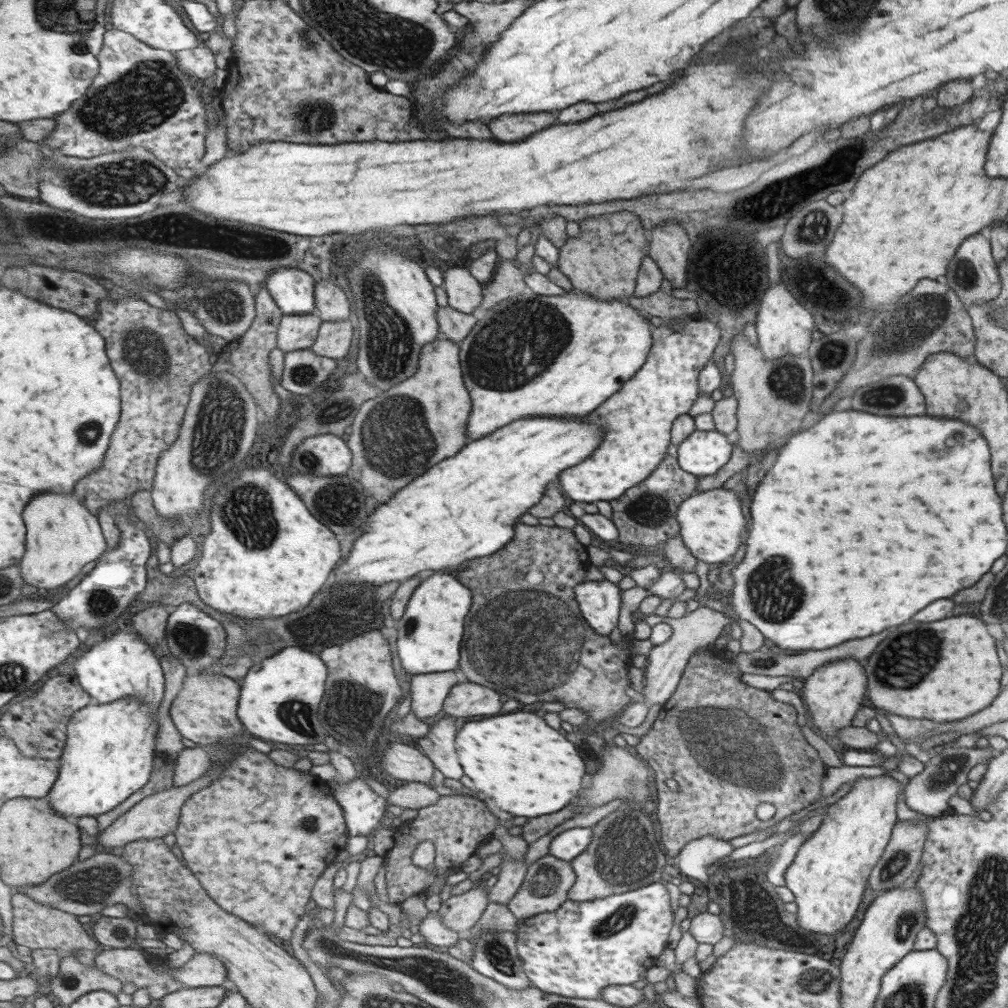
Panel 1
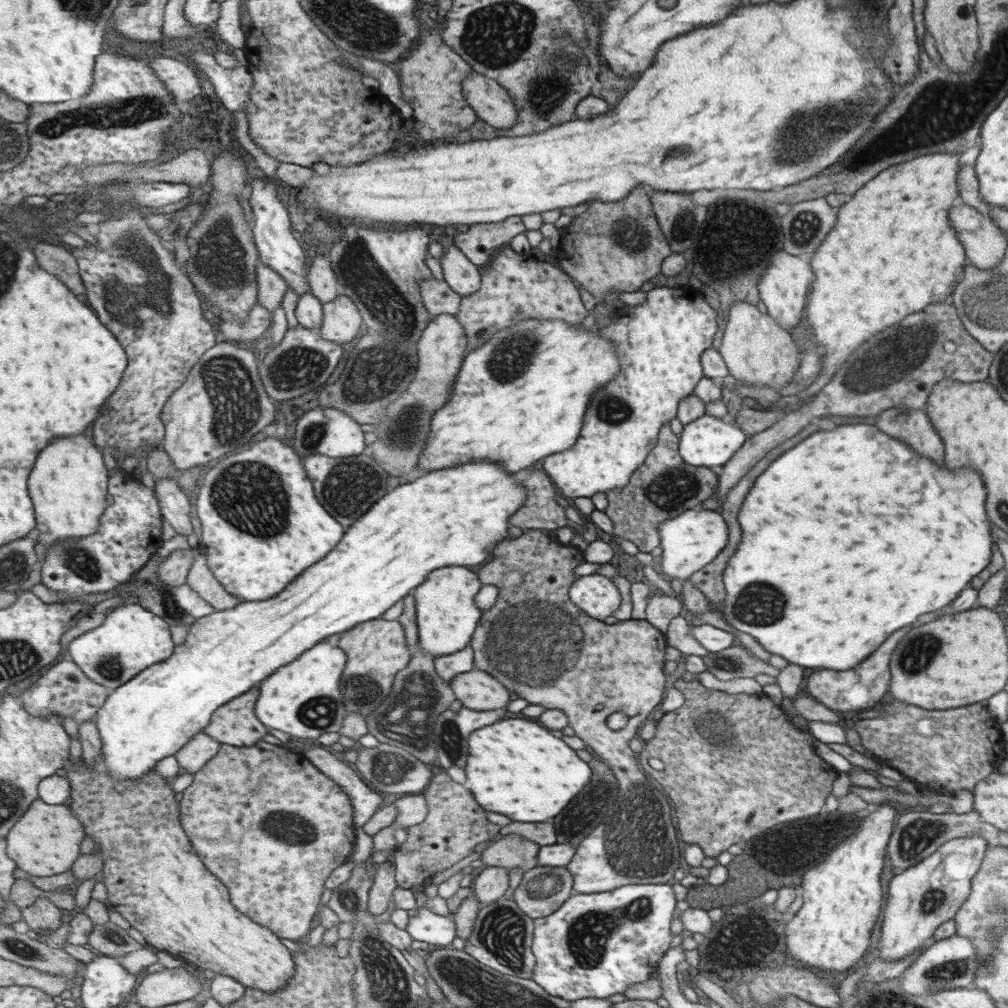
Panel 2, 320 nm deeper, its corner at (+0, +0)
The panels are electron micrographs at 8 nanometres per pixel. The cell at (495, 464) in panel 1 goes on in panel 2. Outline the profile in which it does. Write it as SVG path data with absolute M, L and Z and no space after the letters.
M477 462L477 464L463 464L463 466L453 466L453 468L445 468L445 470L435 470L429 472L409 484L397 486L391 492L386 492L369 510L367 514L363 514L357 522L353 522L347 527L347 538L343 538L343 542L327 556L323 558L323 562L317 562L311 570L307 570L307 574L303 574L303 578L295 580L295 588L289 586L283 594L279 593L279 598L271 598L264 601L240 602L235 608L215 611L213 614L201 617L197 622L189 627L187 638L184 643L177 647L173 656L167 658L167 661L160 662L158 665L151 666L138 677L133 678L130 682L123 684L119 689L112 690L110 698L105 702L103 708L97 712L95 724L99 727L102 739L102 754L106 765L108 766L107 774L111 775L117 782L129 782L130 780L139 780L143 776L147 776L151 769L155 768L155 764L167 756L175 756L196 734L203 733L210 725L211 718L218 713L227 703L234 701L234 698L249 692L253 686L257 686L259 682L263 682L265 678L269 678L275 670L279 670L281 666L291 664L293 660L297 660L303 652L307 652L309 648L317 646L321 640L339 634L345 633L346 630L353 628L367 620L373 621L373 618L379 618L389 606L393 606L397 600L401 600L403 596L409 594L411 588L417 588L423 580L427 578L435 569L443 569L446 566L473 566L479 564L487 558L487 554L493 552L494 546L501 542L507 536L507 529L510 526L510 516L525 502L526 489L519 481L519 474L511 473L504 470L500 464L489 464L489 462Z

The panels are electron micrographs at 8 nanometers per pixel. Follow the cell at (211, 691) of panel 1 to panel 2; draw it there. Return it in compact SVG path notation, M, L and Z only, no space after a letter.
M255 688L243 694L243 698L234 698L234 701L224 705L211 718L211 723L207 725L204 733L233 746L253 746L263 740L269 730L255 714L259 694L261 690Z

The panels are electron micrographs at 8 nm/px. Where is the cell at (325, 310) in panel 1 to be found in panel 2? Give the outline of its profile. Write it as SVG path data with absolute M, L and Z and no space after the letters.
M329 255L315 256L308 270L308 281L311 293L323 304L337 300L342 294L342 287L337 280Z

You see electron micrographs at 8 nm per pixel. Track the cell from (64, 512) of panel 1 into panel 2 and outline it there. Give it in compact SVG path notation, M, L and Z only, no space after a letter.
M92 429L74 436L51 442L31 474L31 498L35 498L39 518L39 540L49 548L59 541L86 537L98 532L103 513L110 502L110 459L95 445Z

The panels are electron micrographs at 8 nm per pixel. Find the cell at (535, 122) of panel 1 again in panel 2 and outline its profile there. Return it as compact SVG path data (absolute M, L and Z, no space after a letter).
M472 70L460 85L466 103L483 123L498 129L516 124L517 107L509 92L496 80Z

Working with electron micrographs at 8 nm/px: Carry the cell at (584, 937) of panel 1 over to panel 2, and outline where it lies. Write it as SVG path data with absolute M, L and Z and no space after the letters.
M668 883L626 884L618 889L591 894L573 893L551 914L532 920L530 949L534 965L530 978L547 994L571 1002L580 998L607 998L629 986L645 982L655 970L657 960L671 942L671 914L675 898Z

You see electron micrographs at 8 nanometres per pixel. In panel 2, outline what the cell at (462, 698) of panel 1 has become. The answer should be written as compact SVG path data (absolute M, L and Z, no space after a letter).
M472 669L456 675L448 682L455 700L469 710L495 710L507 704L509 692L493 678L481 670Z

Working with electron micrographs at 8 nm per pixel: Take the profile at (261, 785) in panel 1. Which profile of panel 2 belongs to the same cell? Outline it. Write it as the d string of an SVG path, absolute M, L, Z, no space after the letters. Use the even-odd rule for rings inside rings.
M261 740L251 748L237 748L237 746L222 743L222 749L217 753L217 756L193 776L192 783L182 793L180 805L183 828L192 840L194 847L197 848L198 853L203 856L203 862L207 862L209 870L213 874L217 874L231 888L234 905L254 922L268 927L281 938L287 938L297 943L305 941L307 935L311 932L313 918L317 916L317 912L320 912L323 906L321 894L325 890L325 880L329 878L331 872L345 862L351 862L351 854L355 850L354 807L346 791L338 783L333 782L329 776L325 776L319 768L315 768L311 764L311 760L307 760L301 754L295 754L295 752L283 748L283 746L275 746L275 744ZM213 848L219 848L219 850L225 850L225 852L219 852L219 856L217 856L217 854L213 854Z

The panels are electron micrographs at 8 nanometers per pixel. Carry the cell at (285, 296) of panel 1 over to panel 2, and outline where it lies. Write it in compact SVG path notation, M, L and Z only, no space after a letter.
M255 178L248 198L254 212L253 234L255 244L260 252L260 260L279 271L297 296L311 293L310 282L308 281L307 256L305 256L301 241L297 240L291 232L291 216L289 216L289 210L279 196L277 184Z

